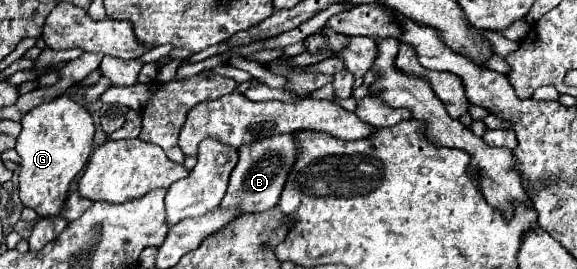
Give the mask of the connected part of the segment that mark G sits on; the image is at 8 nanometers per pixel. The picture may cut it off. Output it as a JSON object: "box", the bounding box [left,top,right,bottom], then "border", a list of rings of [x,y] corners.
{"box":[16,94,94,216],"border":[[[70,94],[42,102],[42,106],[24,114],[22,132],[16,142],[20,156],[18,194],[24,206],[34,208],[40,216],[56,216],[60,212],[70,182],[82,172],[92,154],[94,130],[92,114]]]}

